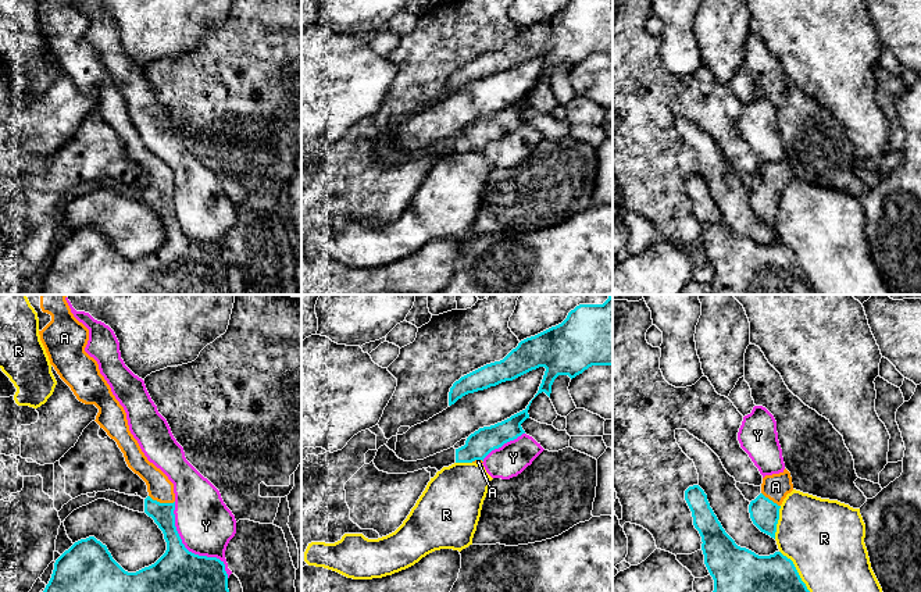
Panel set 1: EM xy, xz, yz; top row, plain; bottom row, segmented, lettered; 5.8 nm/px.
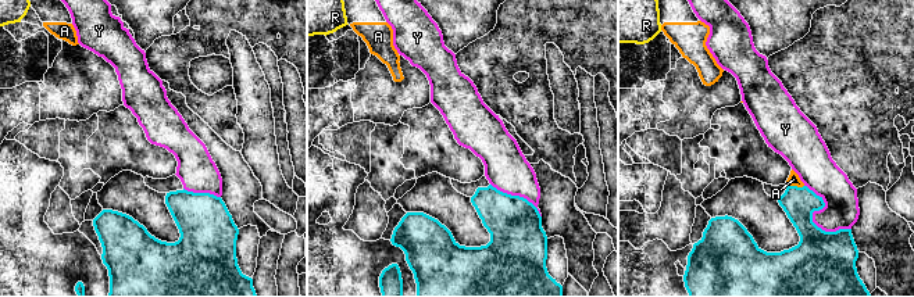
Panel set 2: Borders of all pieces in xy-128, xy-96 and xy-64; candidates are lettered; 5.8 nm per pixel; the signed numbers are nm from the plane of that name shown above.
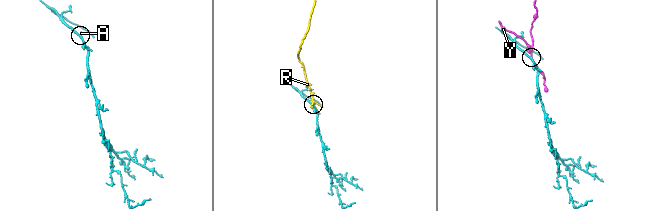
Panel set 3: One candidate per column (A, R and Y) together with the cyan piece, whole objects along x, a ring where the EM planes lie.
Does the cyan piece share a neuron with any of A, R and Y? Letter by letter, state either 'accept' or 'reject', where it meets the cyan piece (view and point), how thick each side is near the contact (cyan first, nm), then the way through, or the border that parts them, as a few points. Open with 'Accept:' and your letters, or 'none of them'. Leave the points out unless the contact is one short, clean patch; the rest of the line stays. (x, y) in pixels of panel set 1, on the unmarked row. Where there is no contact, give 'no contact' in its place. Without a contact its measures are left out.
Accept: A
A: accept; meets cyan in xy at (161, 192); 130 nm thick on the cyan side, 150 nm on the other; runs through xy (163, 203), (161, 192), (160, 177)
R: reject; meets cyan in yz at (799, 266); 500 nm thick on the cyan side, 440 nm on the other
Y: reject; meets cyan in xy at (188, 239); 480 nm thick on the cyan side, 320 nm on the other

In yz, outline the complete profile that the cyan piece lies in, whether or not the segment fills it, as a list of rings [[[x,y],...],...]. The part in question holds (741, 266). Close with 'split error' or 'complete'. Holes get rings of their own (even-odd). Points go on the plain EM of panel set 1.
[[[699,174],[685,179],[685,189],[692,200],[693,214],[702,225],[704,253],[714,268],[714,279],[710,283],[713,295],[820,295],[790,247],[781,240],[758,245],[738,235],[722,217]]]; complete

